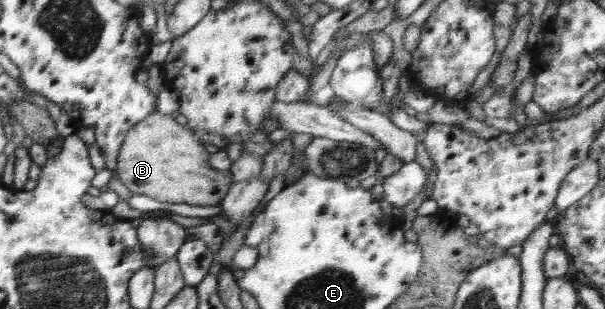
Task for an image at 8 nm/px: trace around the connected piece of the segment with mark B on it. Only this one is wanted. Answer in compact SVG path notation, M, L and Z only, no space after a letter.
M157 110L149 113L124 138L114 176L132 193L145 194L159 202L219 206L234 179L227 171L222 173L207 166L207 152L193 133L185 130L183 124L179 126L171 115Z

